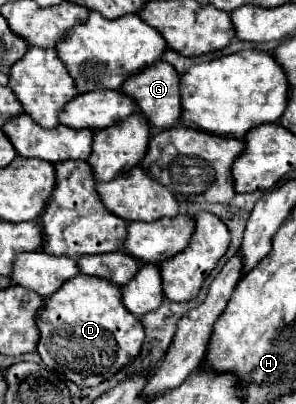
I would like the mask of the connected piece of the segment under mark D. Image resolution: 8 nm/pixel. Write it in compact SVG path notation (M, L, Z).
M83 273L65 281L61 291L45 299L37 321L41 331L37 353L41 361L79 387L95 387L117 375L139 355L145 339L141 321L123 305L121 287L109 279Z

